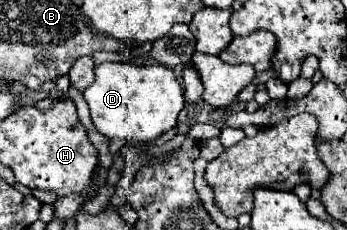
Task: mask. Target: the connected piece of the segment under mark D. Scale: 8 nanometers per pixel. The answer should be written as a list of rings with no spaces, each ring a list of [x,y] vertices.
[[[103,62],[95,66],[95,82],[83,92],[91,122],[99,134],[125,142],[149,142],[177,126],[177,116],[185,106],[183,86],[177,82],[171,68],[137,66],[125,62]]]

